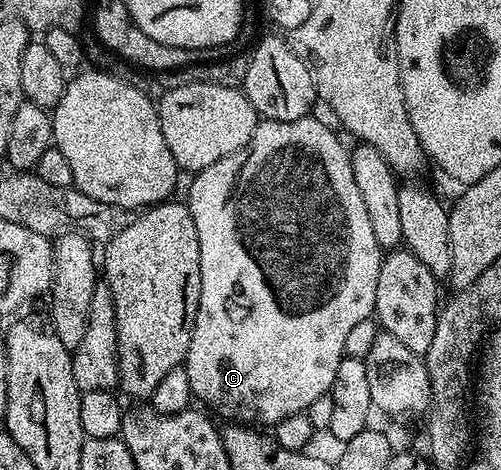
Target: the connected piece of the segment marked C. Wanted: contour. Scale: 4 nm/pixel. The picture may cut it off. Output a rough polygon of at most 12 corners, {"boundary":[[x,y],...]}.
{"boundary":[[263,119],[198,172],[185,370],[220,420],[328,394],[384,252],[351,151]]}

